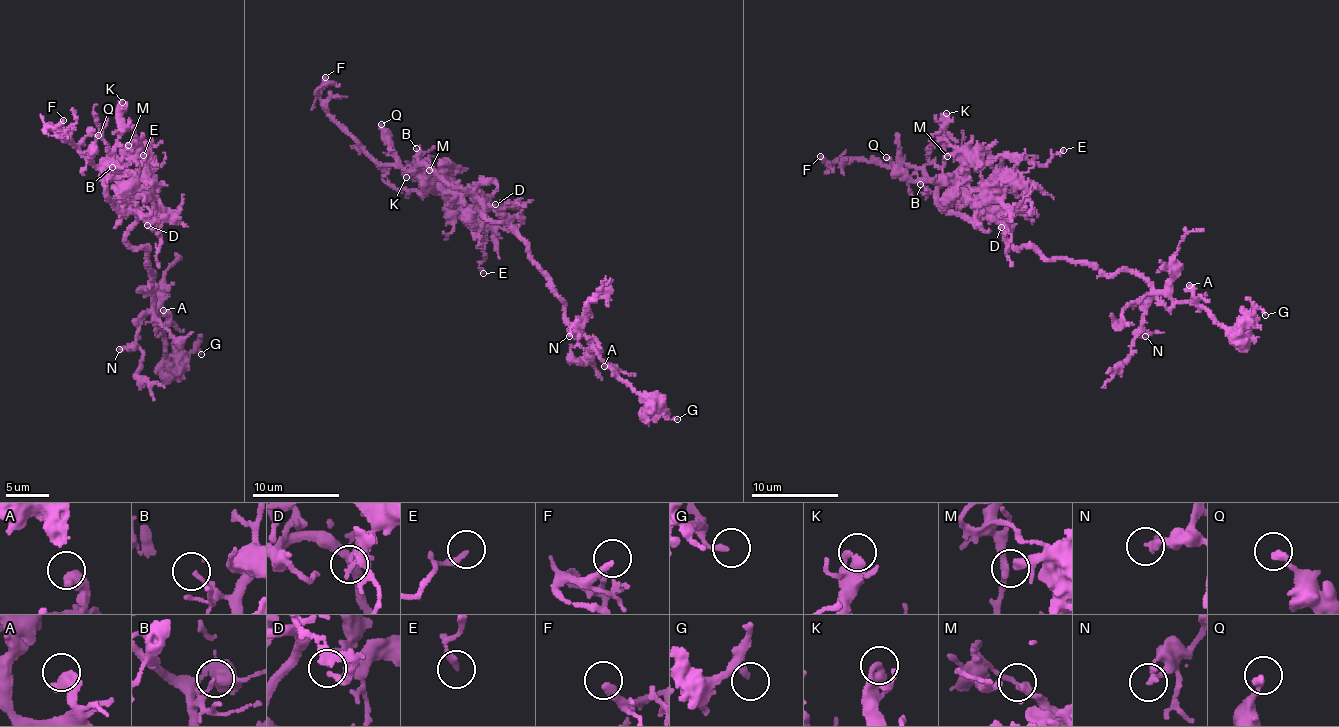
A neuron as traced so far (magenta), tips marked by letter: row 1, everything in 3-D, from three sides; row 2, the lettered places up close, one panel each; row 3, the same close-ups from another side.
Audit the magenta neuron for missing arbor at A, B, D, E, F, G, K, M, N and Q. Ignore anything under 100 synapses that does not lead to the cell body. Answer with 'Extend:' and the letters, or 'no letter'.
Extend: F

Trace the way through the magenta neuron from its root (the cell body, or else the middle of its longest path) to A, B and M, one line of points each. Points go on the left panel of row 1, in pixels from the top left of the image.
A: (143, 248), (154, 286), (150, 287), (156, 324), (166, 321), (163, 310)
B: (143, 248), (129, 246), (125, 239), (135, 213), (114, 209), (106, 194), (104, 177), (112, 167)
M: (143, 248), (129, 246), (125, 239), (127, 230), (138, 216), (118, 169), (118, 160), (134, 142), (128, 145)

